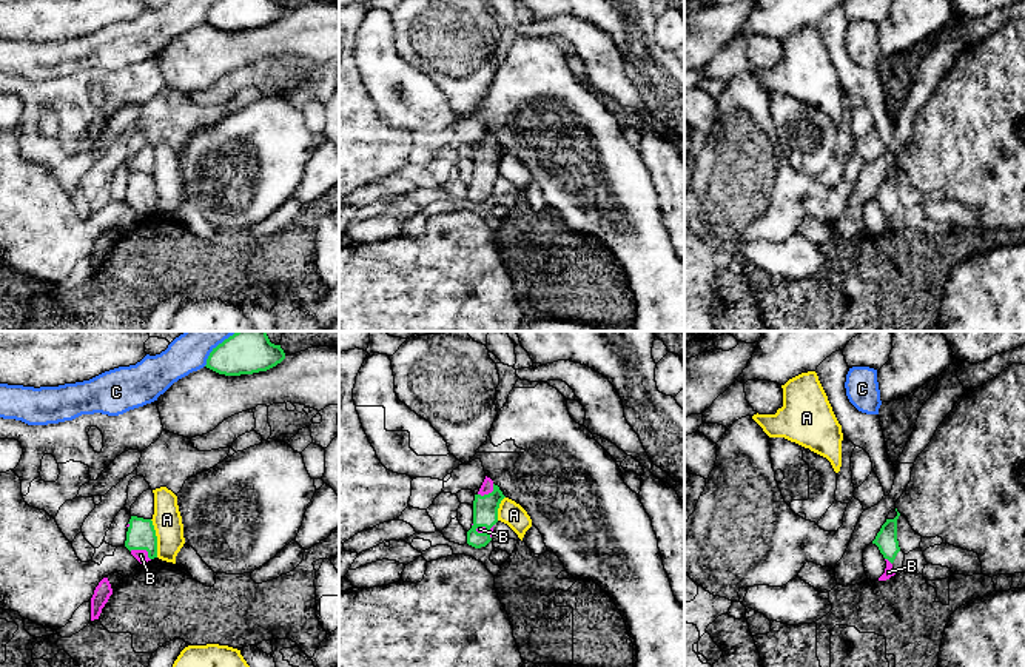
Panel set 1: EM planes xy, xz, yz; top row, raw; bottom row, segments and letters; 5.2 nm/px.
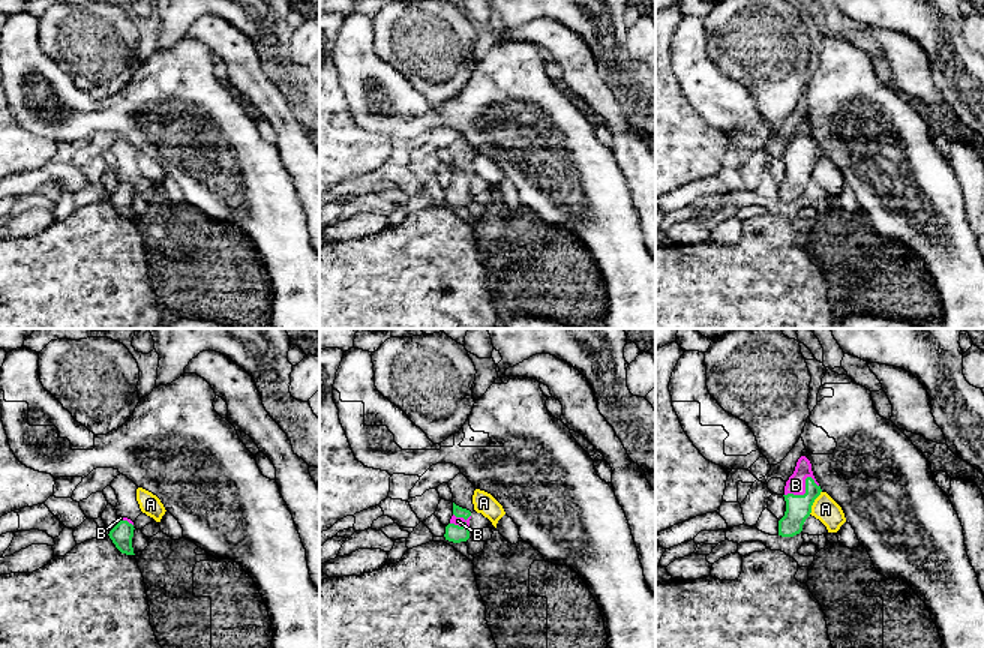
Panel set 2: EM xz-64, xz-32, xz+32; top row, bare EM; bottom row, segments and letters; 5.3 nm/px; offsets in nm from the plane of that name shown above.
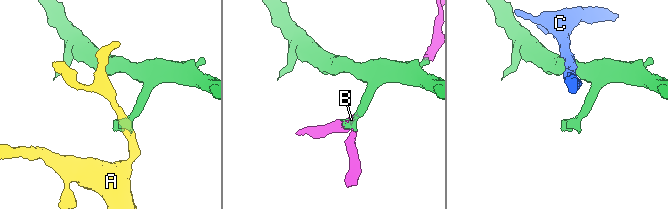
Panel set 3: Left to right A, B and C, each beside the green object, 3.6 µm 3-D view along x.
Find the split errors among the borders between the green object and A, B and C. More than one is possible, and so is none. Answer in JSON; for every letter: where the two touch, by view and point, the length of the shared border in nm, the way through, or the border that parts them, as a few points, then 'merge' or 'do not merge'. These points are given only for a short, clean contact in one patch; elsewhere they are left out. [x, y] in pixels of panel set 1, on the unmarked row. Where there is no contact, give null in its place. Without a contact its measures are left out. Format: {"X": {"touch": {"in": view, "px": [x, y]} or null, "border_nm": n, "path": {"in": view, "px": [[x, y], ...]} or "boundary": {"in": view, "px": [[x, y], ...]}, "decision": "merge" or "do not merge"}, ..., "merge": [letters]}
{"A": {"touch": {"in": "xy", "px": [156, 193]}, "border_nm": 200, "boundary": {"in": "xy", "px": [[150, 174], [154, 184], [157, 211]]}, "decision": "do not merge"}, "B": {"touch": {"in": "xy", "px": [142, 204]}, "border_nm": 120, "decision": "merge"}, "C": {"touch": {"in": "xy", "px": [208, 11]}, "border_nm": 130, "boundary": {"in": "xy", "px": [[218, 0], [204, 20]]}, "decision": "do not merge"}, "merge": ["B"]}

